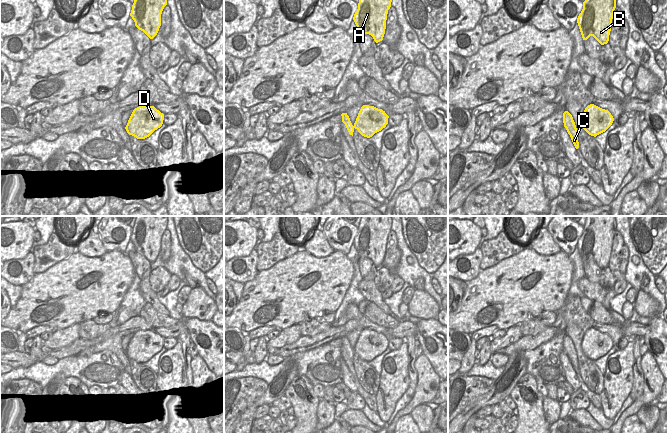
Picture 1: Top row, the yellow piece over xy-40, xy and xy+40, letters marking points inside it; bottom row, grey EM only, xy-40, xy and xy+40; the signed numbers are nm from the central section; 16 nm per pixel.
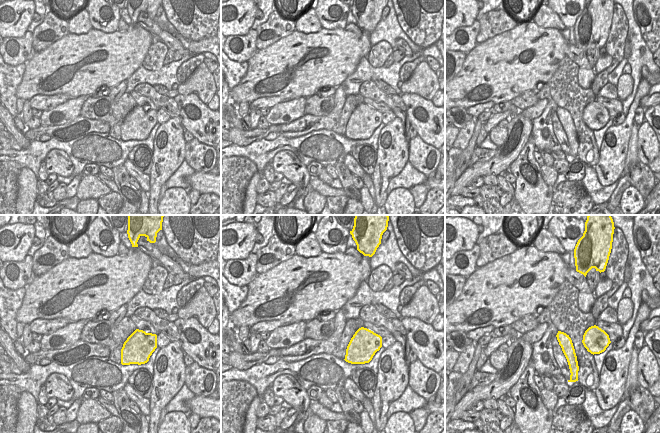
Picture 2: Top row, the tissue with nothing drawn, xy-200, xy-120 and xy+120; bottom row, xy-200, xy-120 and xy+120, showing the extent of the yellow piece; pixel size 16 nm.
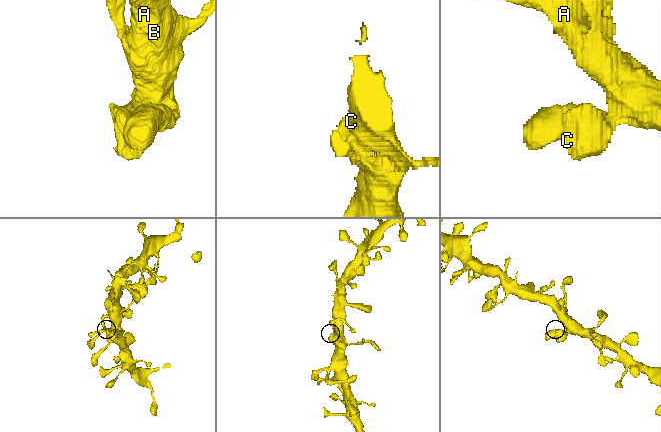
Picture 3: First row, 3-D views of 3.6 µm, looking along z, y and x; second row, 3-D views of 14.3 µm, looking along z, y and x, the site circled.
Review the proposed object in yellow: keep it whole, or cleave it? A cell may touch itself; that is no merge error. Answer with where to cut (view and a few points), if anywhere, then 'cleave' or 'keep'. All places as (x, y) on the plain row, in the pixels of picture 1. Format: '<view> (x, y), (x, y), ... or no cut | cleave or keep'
no cut | keep

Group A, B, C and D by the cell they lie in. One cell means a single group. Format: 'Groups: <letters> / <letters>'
Groups: A B C D.

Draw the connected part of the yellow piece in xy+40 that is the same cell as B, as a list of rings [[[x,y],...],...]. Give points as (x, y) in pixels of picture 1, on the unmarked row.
[[[587,216],[577,242],[583,264],[593,260],[601,269],[607,268],[615,232],[614,216]]]

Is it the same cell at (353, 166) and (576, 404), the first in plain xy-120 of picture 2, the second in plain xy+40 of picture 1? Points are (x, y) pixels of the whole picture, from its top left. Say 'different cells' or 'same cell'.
different cells

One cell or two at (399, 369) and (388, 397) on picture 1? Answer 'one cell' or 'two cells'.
one cell

